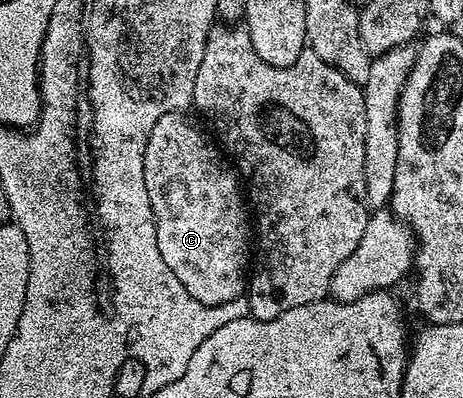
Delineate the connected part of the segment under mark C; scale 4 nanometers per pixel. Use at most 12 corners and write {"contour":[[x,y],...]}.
{"contour":[[160,116],[144,184],[164,264],[239,301],[252,214],[200,127]]}

